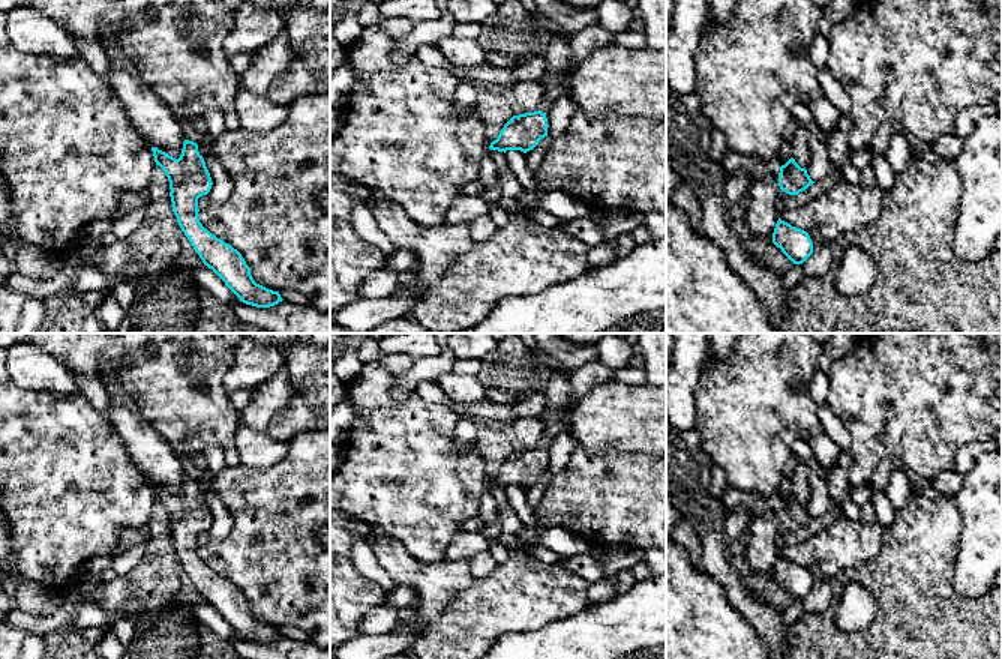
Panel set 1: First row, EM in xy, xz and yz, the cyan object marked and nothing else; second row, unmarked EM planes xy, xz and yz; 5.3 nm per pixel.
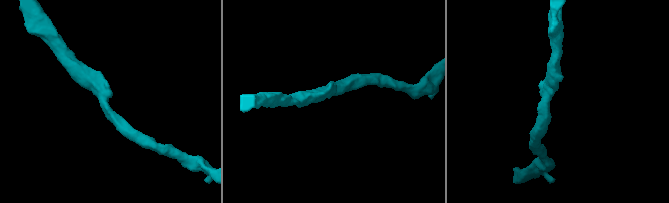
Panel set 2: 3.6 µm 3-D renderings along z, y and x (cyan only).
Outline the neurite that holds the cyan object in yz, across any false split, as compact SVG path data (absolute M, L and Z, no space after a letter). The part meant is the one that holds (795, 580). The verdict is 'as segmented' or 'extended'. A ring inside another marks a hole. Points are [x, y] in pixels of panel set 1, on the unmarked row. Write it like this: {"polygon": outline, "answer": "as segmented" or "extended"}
{"polygon": "M778 554L772 579L794 599L802 600L813 590L813 578L807 567L792 563Z", "answer": "as segmented"}

